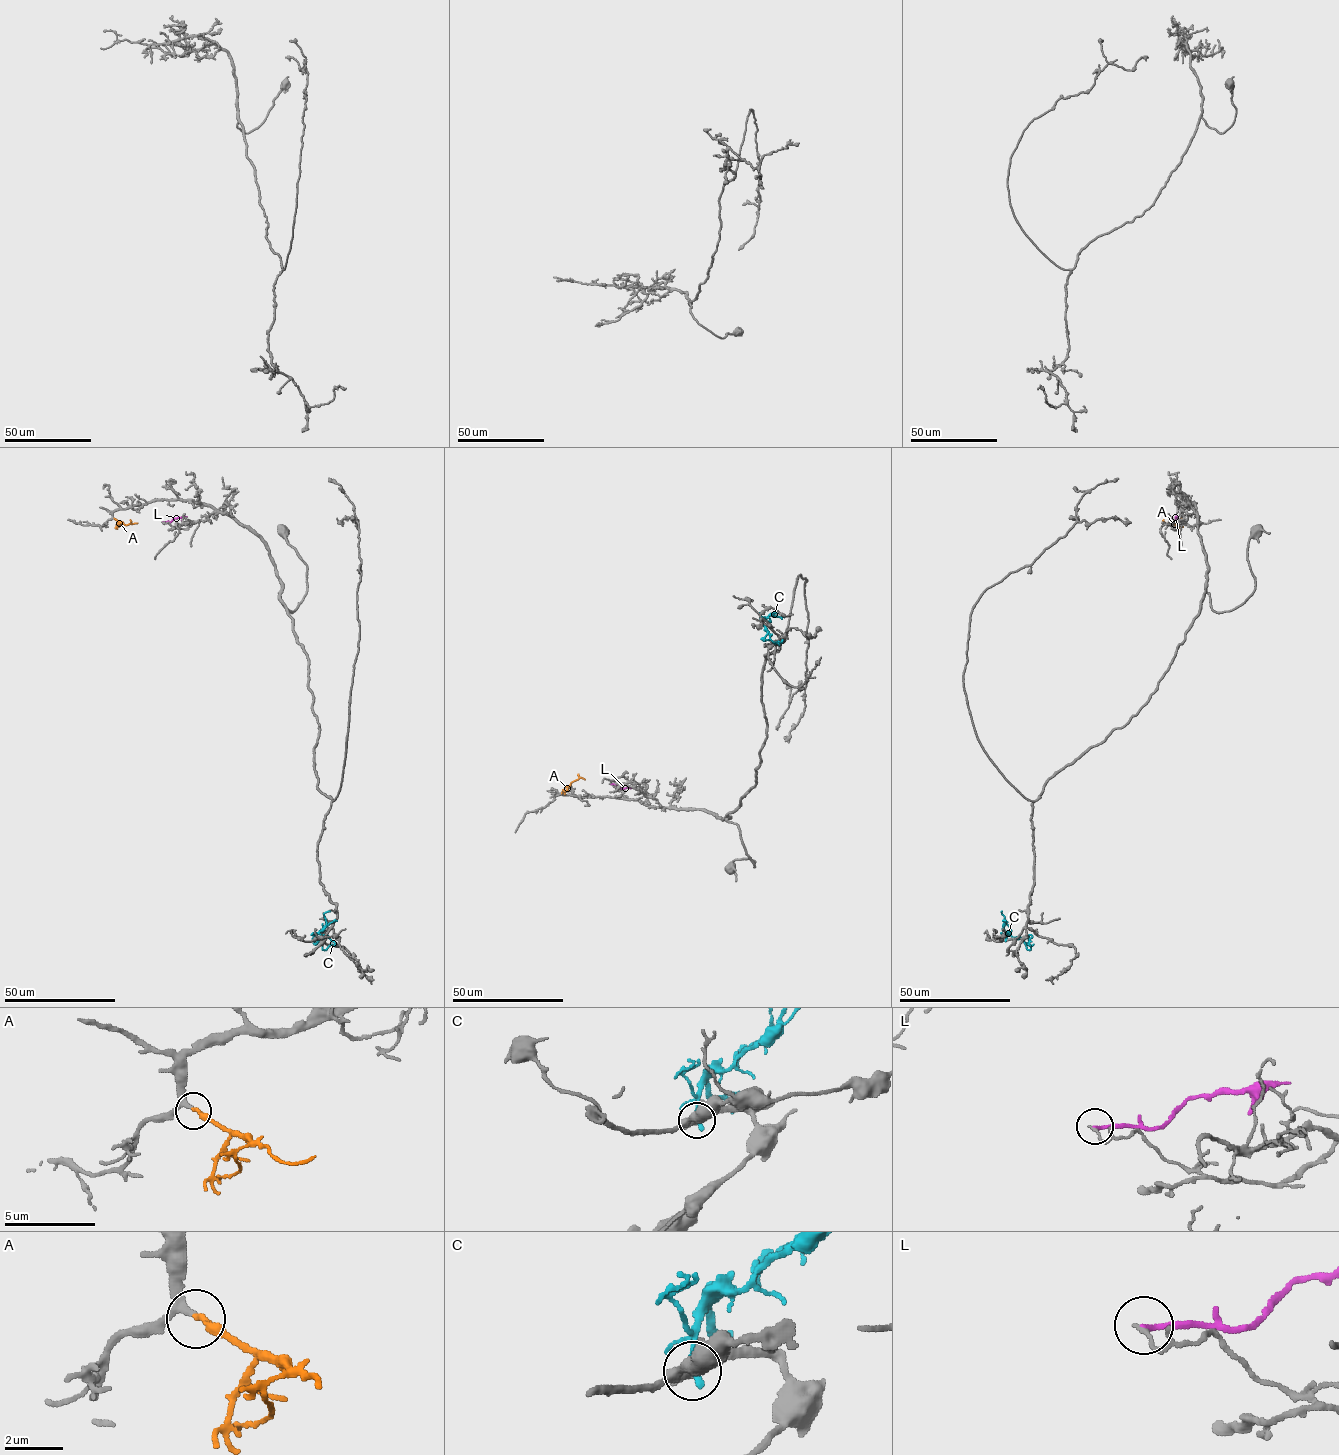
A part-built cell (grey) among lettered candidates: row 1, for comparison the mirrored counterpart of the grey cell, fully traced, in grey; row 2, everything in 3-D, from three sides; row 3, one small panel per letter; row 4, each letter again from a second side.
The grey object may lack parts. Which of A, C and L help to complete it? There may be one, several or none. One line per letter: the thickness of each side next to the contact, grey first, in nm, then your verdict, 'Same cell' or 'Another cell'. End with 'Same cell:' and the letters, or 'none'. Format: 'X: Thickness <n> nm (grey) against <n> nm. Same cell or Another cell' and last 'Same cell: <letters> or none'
A: Thickness 220 nm (grey) against 240 nm. Same cell
C: Thickness 280 nm (grey) against 280 nm. Another cell
L: Thickness 140 nm (grey) against 200 nm. Another cell
Same cell: A

